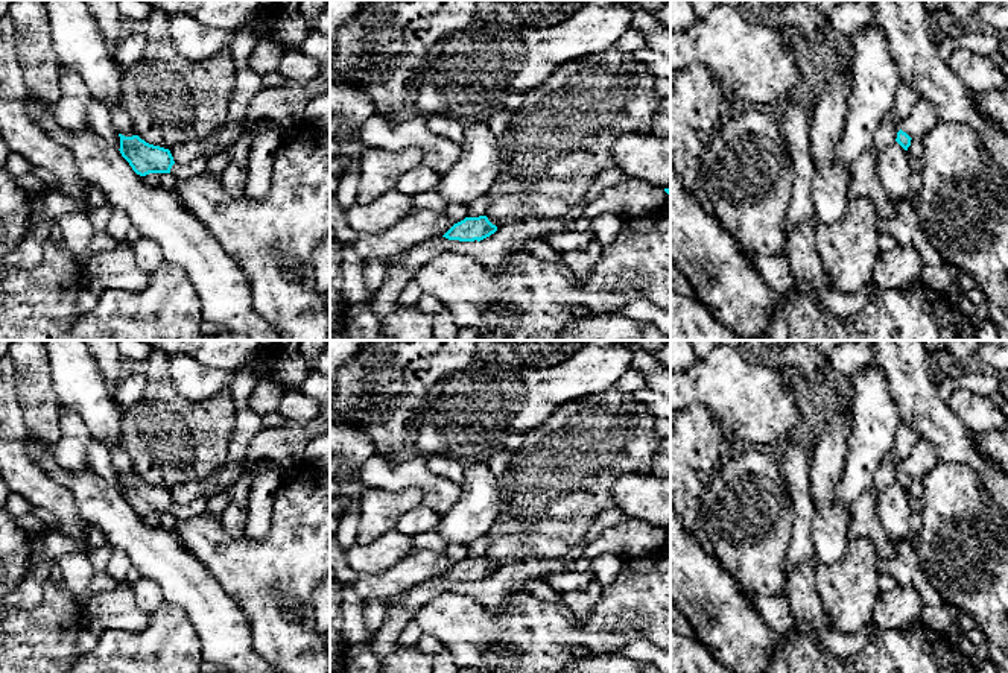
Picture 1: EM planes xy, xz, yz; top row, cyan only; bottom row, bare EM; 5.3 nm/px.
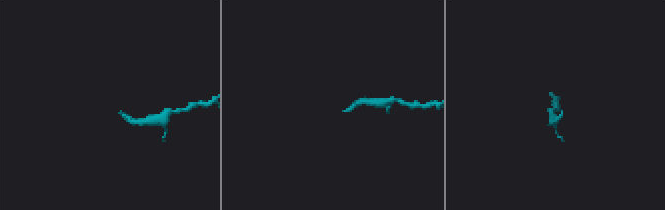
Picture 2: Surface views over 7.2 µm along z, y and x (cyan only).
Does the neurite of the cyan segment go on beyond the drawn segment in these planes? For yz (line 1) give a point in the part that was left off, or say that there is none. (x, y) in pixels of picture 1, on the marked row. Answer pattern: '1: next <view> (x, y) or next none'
1: next yz (923, 116)

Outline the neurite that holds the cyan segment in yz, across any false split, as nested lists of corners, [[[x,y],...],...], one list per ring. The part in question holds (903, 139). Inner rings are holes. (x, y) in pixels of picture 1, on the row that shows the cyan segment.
[[[918,99],[909,115],[900,122],[900,131],[895,141],[908,150],[914,137],[923,137],[937,122],[940,115],[932,103]]]

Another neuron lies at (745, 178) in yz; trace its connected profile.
[[[751,103],[742,105],[739,111],[724,117],[713,138],[704,144],[699,160],[695,191],[742,249],[760,257],[785,254],[788,245],[785,220],[795,170],[778,122]]]

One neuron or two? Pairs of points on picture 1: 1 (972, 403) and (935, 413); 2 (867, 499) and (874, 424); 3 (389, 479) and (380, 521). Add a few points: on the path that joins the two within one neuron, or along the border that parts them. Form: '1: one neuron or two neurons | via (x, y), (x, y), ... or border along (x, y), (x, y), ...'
1: two neurons | border along (944, 401), (972, 432)
2: two neurons | border along (873, 486), (849, 508)
3: two neurons | border along (364, 488), (415, 488), (421, 499)

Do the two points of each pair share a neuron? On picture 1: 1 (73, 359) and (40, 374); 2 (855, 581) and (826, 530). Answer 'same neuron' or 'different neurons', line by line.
1: different neurons
2: different neurons

